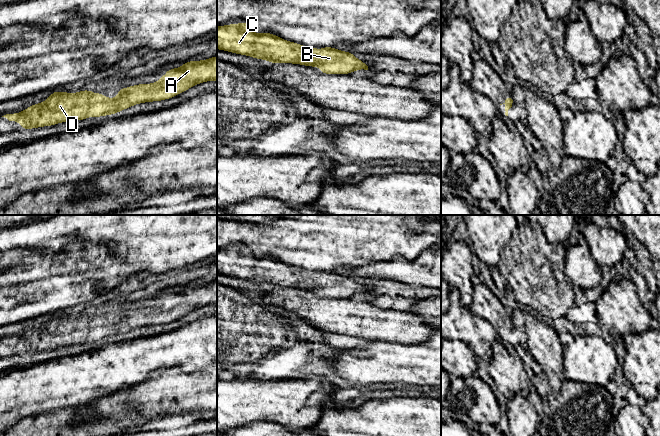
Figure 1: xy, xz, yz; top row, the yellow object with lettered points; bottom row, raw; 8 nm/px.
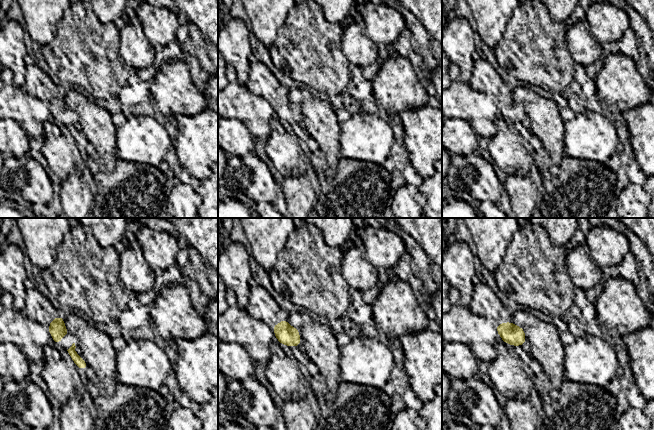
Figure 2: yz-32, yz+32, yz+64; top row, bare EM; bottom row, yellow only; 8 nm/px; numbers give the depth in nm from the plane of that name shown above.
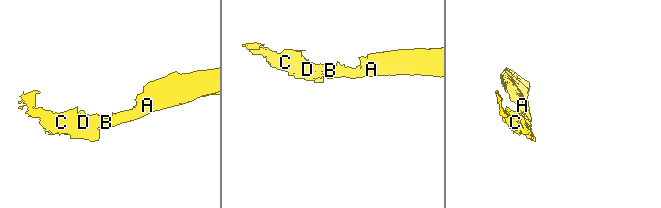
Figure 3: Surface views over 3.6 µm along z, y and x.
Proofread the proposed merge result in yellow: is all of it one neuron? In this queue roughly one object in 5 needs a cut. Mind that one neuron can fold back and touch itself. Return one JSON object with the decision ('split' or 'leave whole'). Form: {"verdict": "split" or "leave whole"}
{"verdict": "leave whole"}

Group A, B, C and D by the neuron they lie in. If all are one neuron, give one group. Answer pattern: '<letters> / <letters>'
A B C D

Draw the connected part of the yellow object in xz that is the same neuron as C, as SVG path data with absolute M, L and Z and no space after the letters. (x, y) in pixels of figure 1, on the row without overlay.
M245 245L240 246L239 249L217 250L217 273L256 283L265 283L270 287L293 287L309 291L318 289L320 296L324 298L350 298L355 294L368 294L368 290L355 282L353 276L339 275L333 271L322 271L319 278L316 271L306 271L289 266L271 257L255 258L251 250Z

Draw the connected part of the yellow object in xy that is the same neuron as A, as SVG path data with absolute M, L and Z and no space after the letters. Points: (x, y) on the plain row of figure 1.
M217 280L208 284L191 284L190 286L185 286L177 293L168 292L167 298L161 300L158 306L121 312L115 323L109 323L100 316L95 318L91 314L83 314L74 318L54 315L46 325L39 328L33 328L21 337L6 338L2 341L7 342L9 345L17 345L18 347L21 347L23 354L51 350L65 345L83 344L93 339L95 341L102 341L104 339L116 338L135 328L170 323L194 309L210 304L217 305Z

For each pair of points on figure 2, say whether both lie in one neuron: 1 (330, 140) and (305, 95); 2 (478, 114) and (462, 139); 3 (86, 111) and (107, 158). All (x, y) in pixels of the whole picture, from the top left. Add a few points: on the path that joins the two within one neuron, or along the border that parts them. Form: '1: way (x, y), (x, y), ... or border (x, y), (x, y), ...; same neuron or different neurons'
1: way (325, 129), (321, 124), (319, 115), (311, 106); same neuron
2: border (452, 117), (464, 119), (479, 136); different neurons
3: way (96, 123), (105, 146); same neuron

